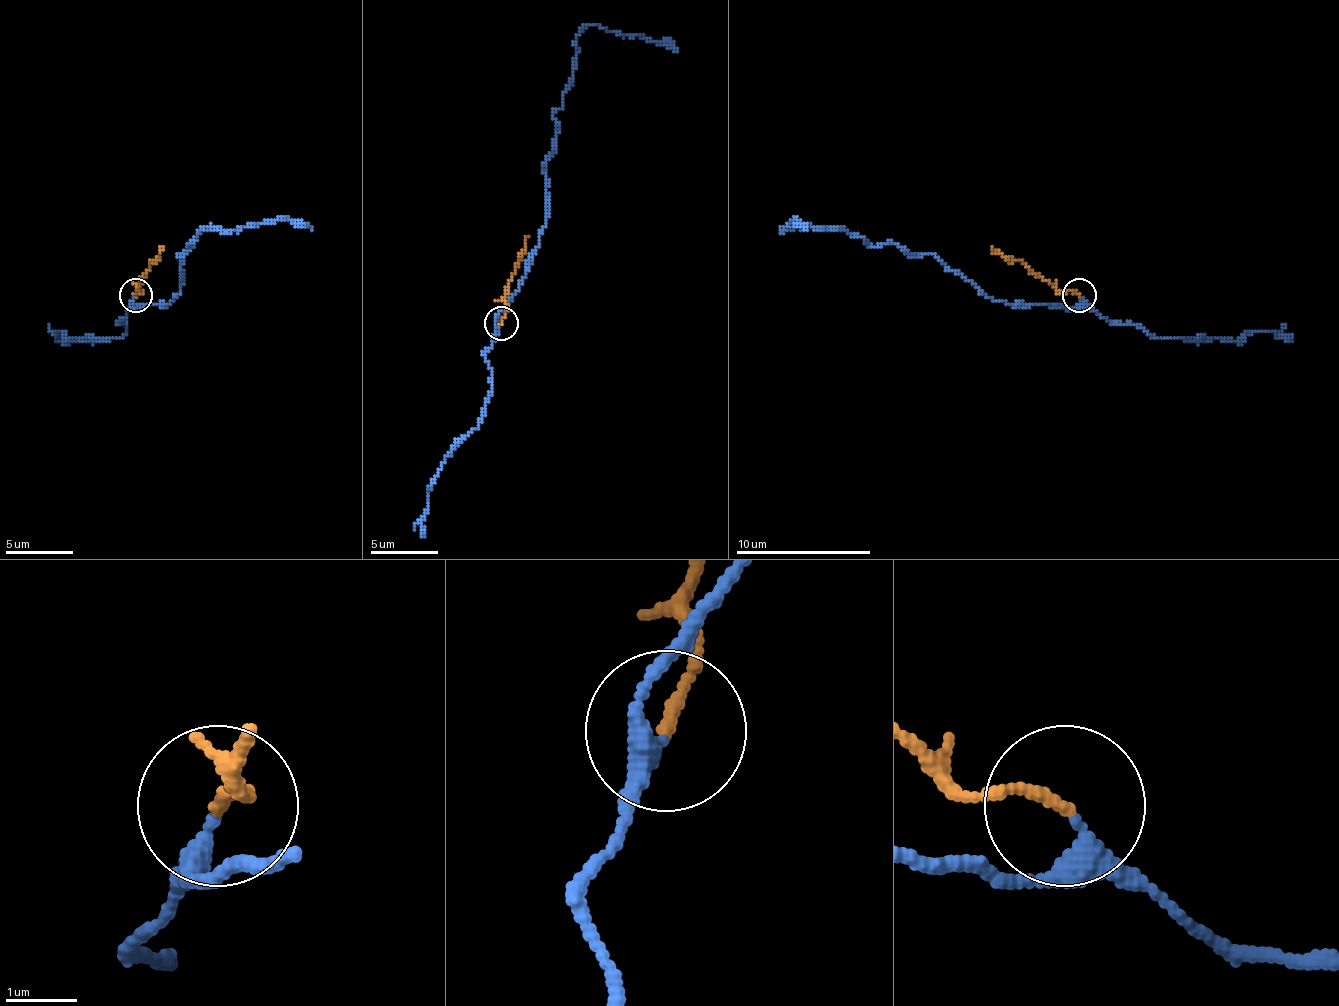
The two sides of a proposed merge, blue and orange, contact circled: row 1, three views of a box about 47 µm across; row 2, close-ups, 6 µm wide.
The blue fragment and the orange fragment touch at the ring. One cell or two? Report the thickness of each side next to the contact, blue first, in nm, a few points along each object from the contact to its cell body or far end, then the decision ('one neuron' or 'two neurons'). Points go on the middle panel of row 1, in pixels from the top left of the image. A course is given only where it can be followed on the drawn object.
calibres 240 and 150 nm; course blue (502, 324), (498, 311), (546, 223), (546, 156), (576, 38), (599, 24), (677, 51); course orange (502, 324), (505, 287), (529, 237); one neuron

